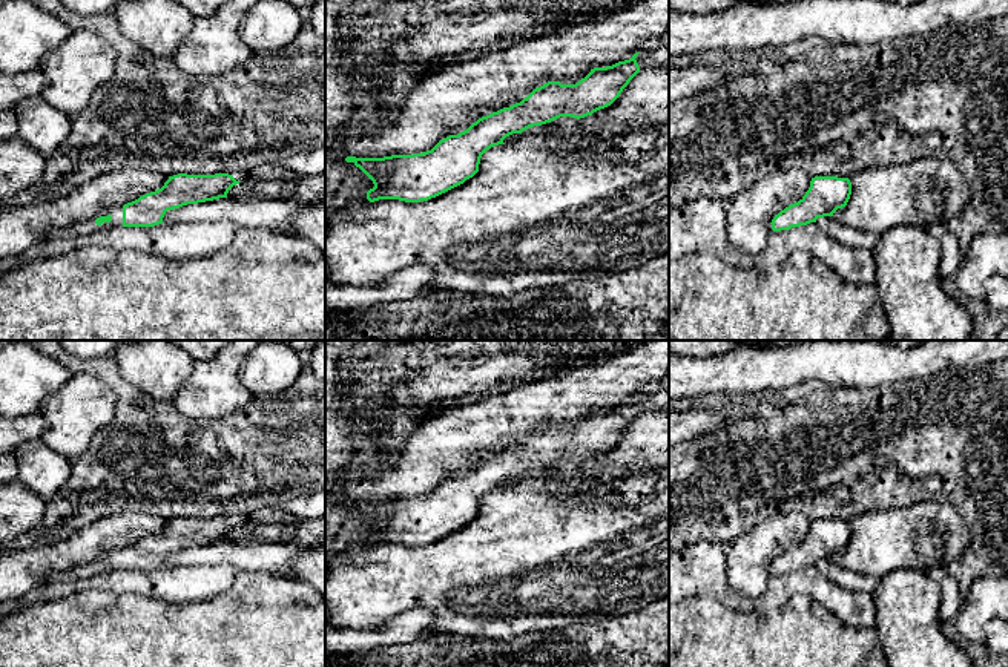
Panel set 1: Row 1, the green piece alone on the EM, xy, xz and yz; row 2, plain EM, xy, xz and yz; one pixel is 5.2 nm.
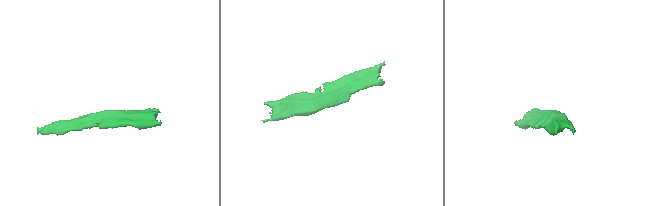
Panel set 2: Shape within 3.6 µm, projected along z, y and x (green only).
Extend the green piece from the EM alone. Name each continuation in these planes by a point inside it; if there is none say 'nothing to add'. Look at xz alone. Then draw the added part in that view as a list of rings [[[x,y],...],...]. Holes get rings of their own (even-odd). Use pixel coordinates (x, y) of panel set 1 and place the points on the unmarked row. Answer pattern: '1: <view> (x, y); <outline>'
1: xz (654, 399); [[[666,374],[654,386],[646,388],[646,391],[637,399],[637,406],[641,414],[669,411],[669,374]]]

